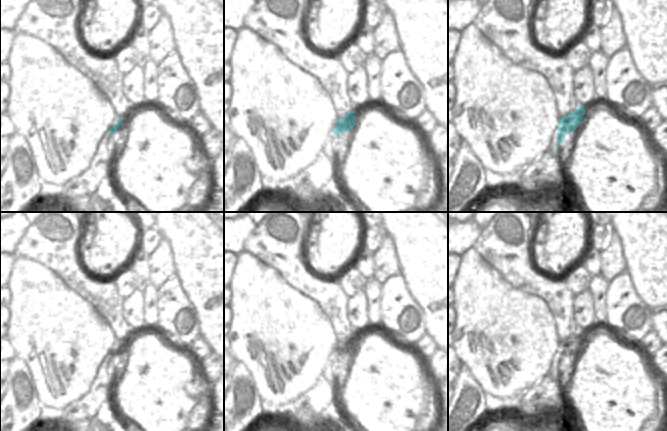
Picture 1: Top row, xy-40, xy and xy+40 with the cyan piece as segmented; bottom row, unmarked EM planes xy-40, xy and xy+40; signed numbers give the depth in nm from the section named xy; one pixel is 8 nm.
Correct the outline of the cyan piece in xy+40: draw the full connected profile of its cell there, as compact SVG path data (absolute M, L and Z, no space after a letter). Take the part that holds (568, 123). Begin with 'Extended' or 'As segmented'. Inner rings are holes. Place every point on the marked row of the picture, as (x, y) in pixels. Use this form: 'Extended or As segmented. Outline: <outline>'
Extended. Outline: M578 105L575 110L568 115L559 117L559 124L557 129L553 132L553 138L549 148L550 152L555 154L558 146L562 144L565 136L576 130L582 124L584 114L585 108Z

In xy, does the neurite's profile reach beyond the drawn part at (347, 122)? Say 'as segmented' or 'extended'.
extended

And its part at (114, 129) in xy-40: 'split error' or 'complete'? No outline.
split error

